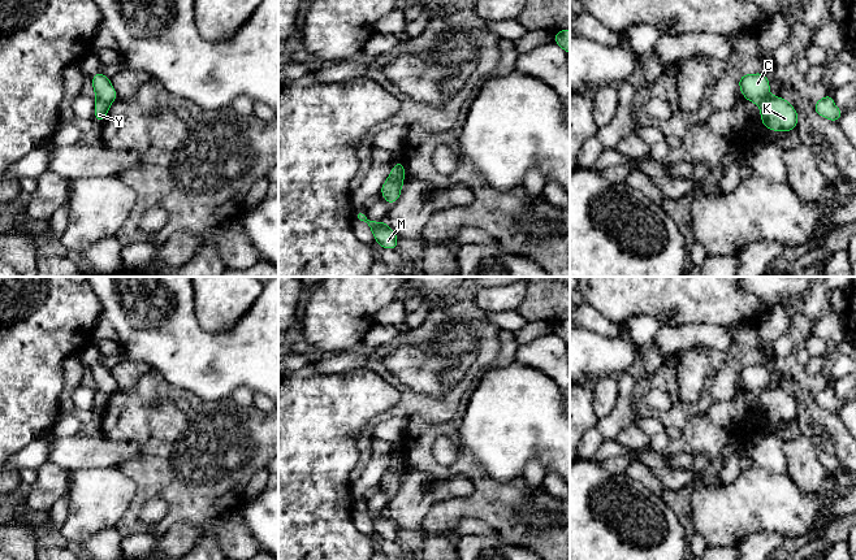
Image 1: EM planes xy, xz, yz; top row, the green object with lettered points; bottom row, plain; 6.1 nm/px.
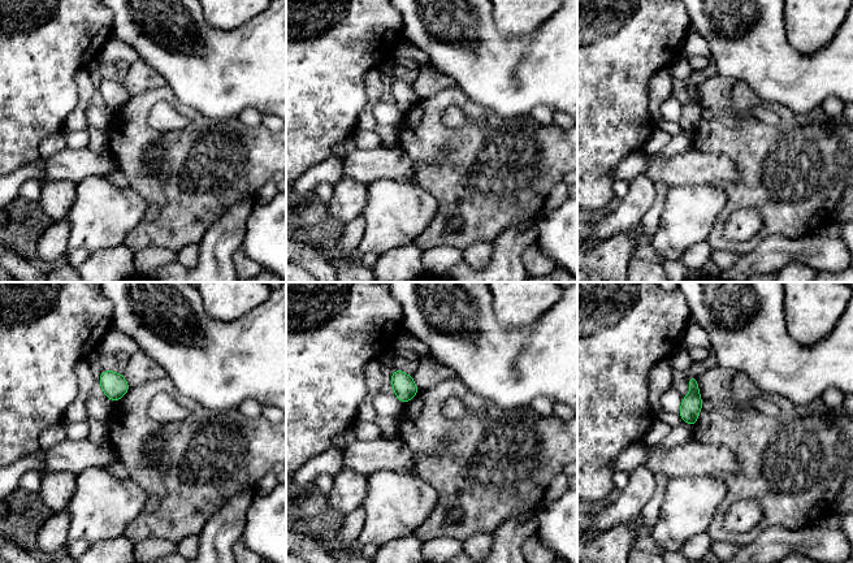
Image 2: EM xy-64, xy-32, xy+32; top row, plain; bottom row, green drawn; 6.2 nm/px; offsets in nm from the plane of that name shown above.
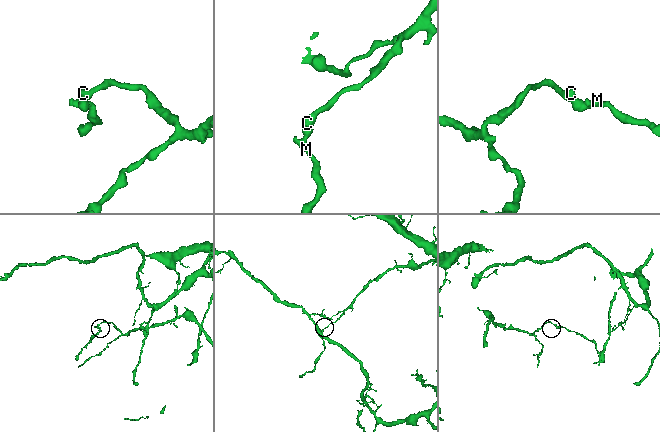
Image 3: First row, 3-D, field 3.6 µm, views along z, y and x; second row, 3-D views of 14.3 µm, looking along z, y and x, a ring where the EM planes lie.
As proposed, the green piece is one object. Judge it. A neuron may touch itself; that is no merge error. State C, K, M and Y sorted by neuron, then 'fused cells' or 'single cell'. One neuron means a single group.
groups C / K M Y; fused cells

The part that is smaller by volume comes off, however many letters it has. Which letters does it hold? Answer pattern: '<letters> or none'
K, M, Y

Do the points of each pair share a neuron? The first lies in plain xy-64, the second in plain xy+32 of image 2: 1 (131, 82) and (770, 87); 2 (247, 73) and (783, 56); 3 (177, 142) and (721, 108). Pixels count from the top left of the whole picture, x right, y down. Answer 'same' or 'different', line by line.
1: different
2: same
3: different

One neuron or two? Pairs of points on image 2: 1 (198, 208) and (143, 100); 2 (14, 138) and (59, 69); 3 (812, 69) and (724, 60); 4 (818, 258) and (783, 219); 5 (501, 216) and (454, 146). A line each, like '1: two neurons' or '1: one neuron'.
1: one neuron
2: one neuron
3: one neuron
4: two neurons
5: one neuron

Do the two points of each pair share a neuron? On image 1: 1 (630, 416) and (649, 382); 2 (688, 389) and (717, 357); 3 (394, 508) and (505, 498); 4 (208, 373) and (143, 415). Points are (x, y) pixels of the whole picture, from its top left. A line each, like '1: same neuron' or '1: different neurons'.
1: different neurons
2: different neurons
3: different neurons
4: different neurons

